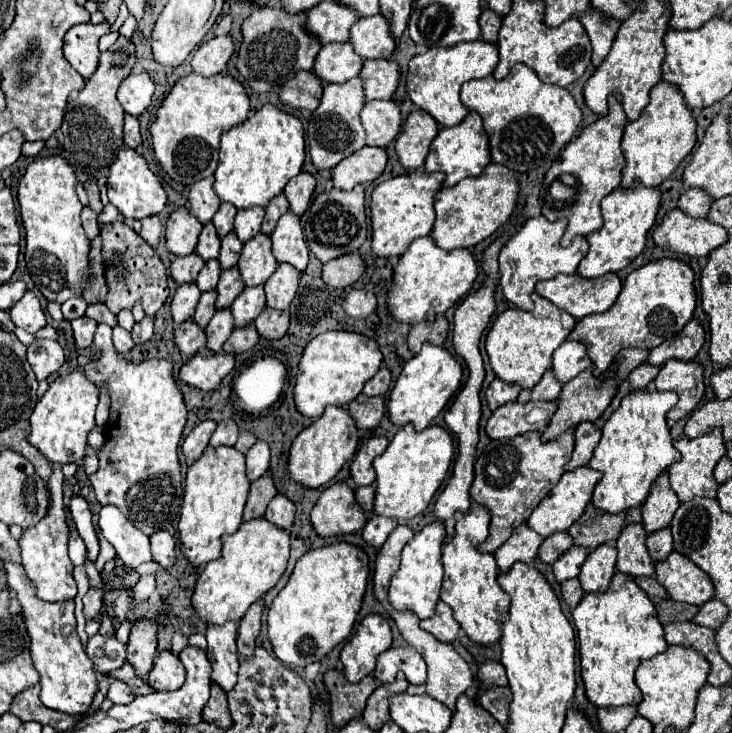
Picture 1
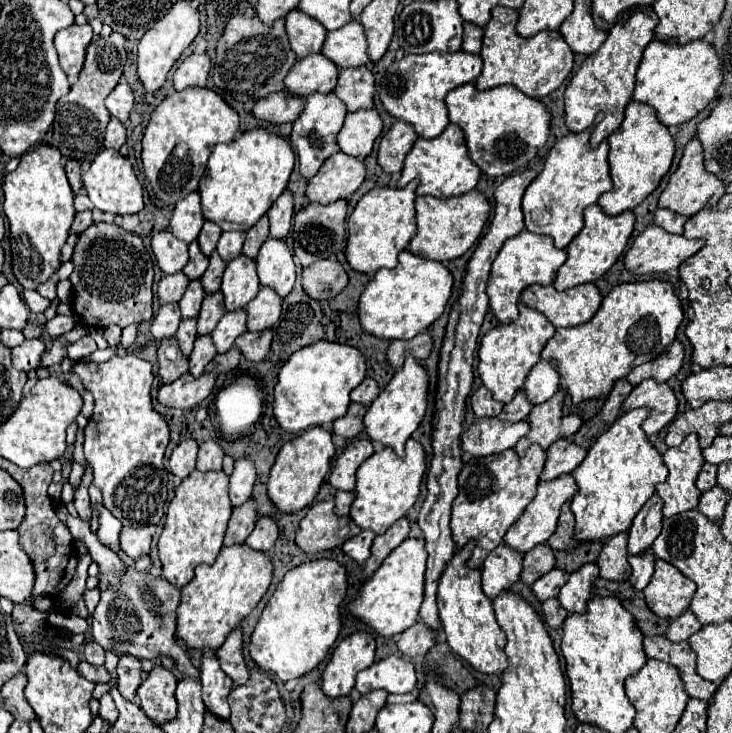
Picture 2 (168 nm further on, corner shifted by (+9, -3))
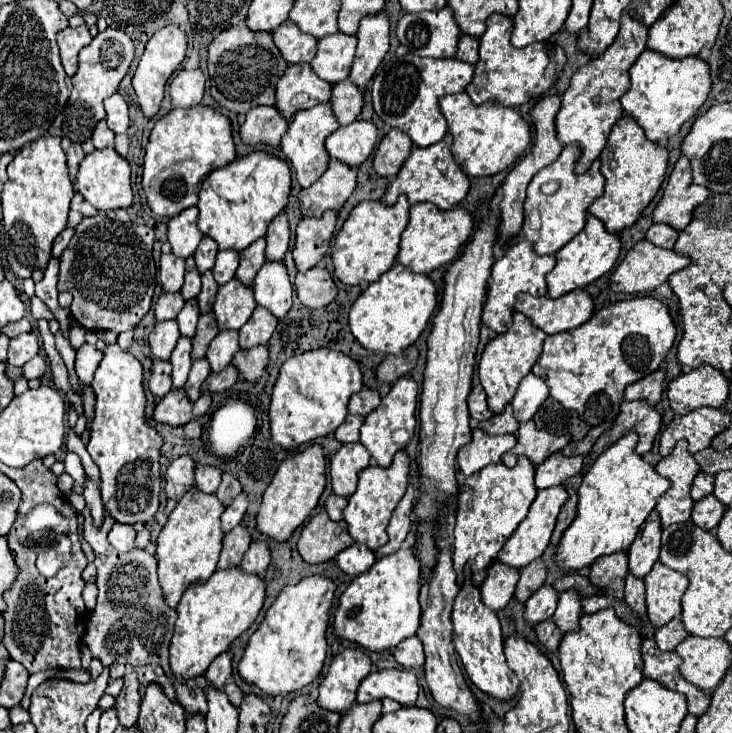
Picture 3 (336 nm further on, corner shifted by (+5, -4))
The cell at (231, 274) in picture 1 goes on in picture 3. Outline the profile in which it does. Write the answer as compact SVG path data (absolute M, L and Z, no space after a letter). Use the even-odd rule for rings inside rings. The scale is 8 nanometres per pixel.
M213 311L205 313L199 317L199 325L197 325L197 333L193 337L193 351L191 351L191 357L193 359L199 359L199 357L205 357L207 349L209 349L209 343L213 341L213 337L217 335L217 319L213 315Z

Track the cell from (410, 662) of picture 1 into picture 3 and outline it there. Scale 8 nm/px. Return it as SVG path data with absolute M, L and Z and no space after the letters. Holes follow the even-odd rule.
M379 669L361 681L357 689L357 701L369 703L373 699L389 697L401 705L415 705L417 693L419 683L411 669Z

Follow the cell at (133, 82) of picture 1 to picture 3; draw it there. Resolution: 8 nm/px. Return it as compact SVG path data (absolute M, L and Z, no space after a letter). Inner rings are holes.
M115 93L105 99L105 111L107 111L107 125L115 133L125 133L129 127L129 105L123 95Z

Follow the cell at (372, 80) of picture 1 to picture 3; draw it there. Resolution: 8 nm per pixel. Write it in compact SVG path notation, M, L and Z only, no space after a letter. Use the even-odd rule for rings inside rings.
M347 77L341 83L333 85L331 105L333 105L337 121L341 125L349 125L349 123L353 123L361 115L361 109L365 105L365 101L363 101L363 89L353 87L351 79Z

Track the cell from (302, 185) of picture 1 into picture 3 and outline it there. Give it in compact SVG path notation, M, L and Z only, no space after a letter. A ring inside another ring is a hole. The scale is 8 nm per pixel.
M283 211L281 215L277 215L277 219L273 219L273 223L267 229L265 257L273 259L273 261L281 261L283 255L287 253L287 249L289 249L289 239L291 239L289 219L287 219L287 213Z

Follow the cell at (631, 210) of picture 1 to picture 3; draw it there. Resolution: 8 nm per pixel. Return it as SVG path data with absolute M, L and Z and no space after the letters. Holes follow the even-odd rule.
M589 215L583 231L571 243L567 243L561 251L555 253L557 265L547 275L547 289L549 289L547 295L557 299L573 289L581 289L581 287L593 283L607 271L611 271L611 267L615 265L615 261L619 257L619 251L621 251L621 233L609 233L597 217Z

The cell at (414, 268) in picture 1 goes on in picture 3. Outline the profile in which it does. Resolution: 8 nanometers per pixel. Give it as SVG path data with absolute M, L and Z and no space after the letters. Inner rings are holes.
M395 263L375 283L371 283L353 303L349 325L355 339L375 353L399 353L413 345L437 309L437 287L429 275L417 275L409 267Z

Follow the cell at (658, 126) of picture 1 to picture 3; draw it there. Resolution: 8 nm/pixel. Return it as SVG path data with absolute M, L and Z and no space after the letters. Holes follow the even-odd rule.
M627 115L621 117L613 125L609 141L601 151L601 173L607 179L605 193L589 207L589 213L601 219L611 233L633 225L639 219L641 211L657 195L667 173L667 163L667 149L659 143L649 143L649 139L645 139L645 131L641 131L641 127L633 123L633 119L629 119Z

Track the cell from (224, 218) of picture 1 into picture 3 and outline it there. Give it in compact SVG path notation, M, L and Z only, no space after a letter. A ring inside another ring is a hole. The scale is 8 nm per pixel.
M203 237L203 243L195 251L195 263L197 263L197 269L201 273L205 273L205 271L209 271L213 267L217 251L219 251L219 247L209 237Z

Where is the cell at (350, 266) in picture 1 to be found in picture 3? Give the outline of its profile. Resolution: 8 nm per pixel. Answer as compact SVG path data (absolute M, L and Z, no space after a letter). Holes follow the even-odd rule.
M313 267L305 273L297 273L295 287L299 301L311 309L327 307L339 293L331 273L325 267Z

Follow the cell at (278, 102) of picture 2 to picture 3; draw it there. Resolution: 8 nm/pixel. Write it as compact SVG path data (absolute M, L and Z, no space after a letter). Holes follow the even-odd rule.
M253 107L247 113L239 135L245 143L267 143L277 147L281 135L287 131L289 121L275 107Z

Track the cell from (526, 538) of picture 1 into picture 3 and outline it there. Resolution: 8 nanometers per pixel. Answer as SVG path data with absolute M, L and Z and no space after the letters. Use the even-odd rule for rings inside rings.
M495 561L489 567L487 579L481 585L483 603L493 611L503 609L513 597L517 583L519 583L519 571L513 571L513 567L505 567L505 563Z

